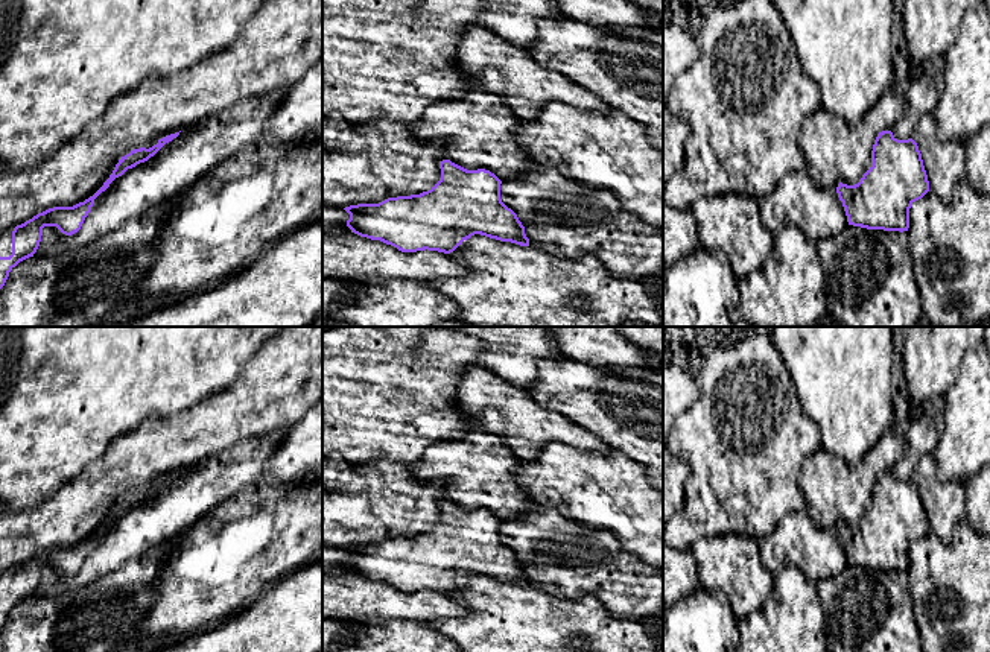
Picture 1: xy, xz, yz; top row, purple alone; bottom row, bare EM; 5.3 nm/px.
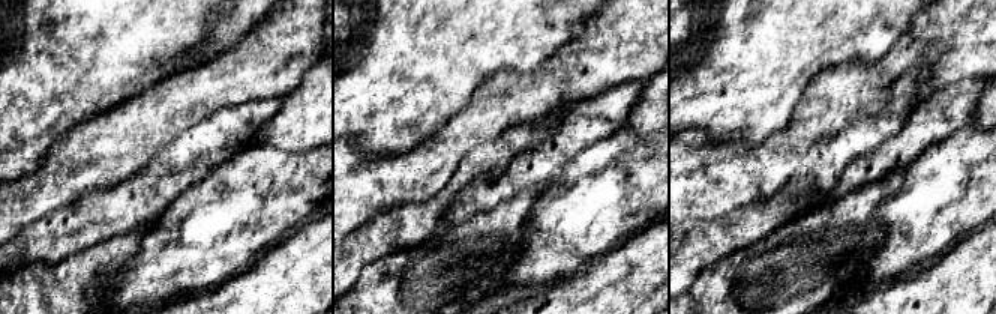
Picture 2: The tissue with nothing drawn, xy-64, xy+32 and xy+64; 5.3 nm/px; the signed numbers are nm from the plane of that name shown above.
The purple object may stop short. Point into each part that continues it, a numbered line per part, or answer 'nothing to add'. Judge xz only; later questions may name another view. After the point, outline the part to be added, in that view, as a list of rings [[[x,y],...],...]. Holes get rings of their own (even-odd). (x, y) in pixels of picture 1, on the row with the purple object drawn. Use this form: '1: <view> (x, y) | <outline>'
nothing to add

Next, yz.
nothing to add

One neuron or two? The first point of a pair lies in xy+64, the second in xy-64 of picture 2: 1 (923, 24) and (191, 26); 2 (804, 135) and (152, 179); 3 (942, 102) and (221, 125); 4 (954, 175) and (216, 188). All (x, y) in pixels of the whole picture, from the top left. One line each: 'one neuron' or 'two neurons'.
1: two neurons
2: two neurons
3: one neuron
4: one neuron

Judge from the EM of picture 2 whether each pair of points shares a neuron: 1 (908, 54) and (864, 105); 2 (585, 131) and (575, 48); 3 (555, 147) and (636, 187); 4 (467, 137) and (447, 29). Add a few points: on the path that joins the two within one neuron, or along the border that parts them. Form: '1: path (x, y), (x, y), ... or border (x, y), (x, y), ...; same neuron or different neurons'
1: path (894, 65), (867, 92); same neuron
2: border (614, 89), (603, 90), (564, 113); different neurons
3: border (605, 137), (579, 152), (549, 181); different neurons
4: border (483, 81), (437, 131); different neurons

